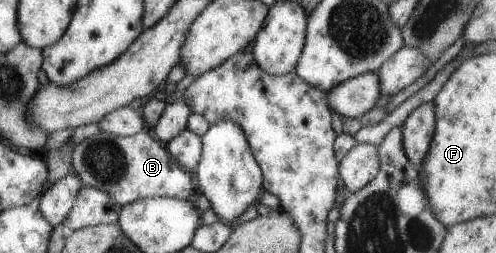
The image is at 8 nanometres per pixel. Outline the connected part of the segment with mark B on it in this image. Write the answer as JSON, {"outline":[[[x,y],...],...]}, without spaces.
{"outline":[[[148,128],[128,137],[120,137],[106,133],[96,132],[90,138],[84,138],[72,152],[72,163],[74,171],[81,177],[84,185],[98,187],[110,194],[115,203],[126,206],[137,199],[149,197],[175,197],[183,200],[191,200],[197,193],[194,173],[174,161],[159,140],[156,140]]]}

